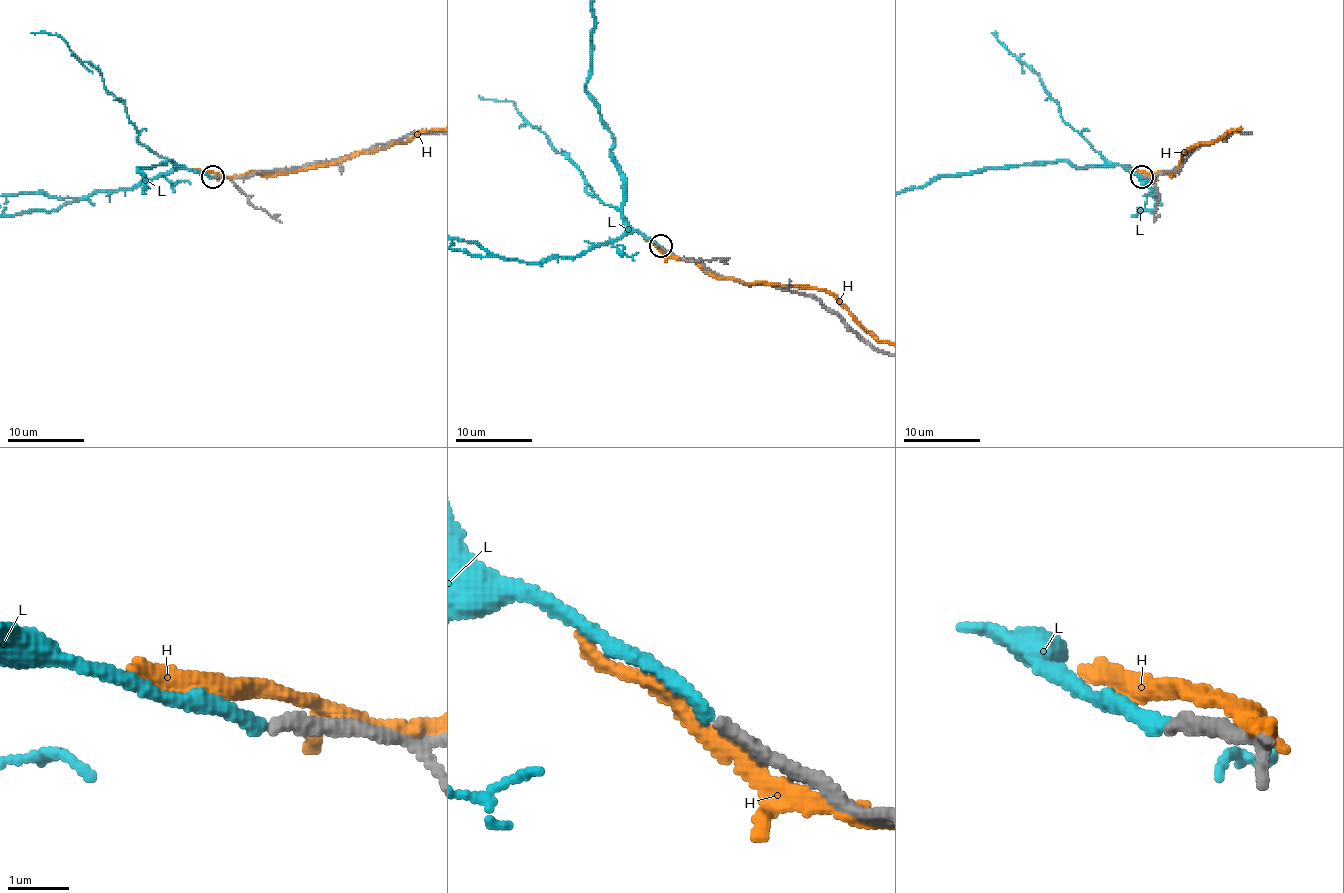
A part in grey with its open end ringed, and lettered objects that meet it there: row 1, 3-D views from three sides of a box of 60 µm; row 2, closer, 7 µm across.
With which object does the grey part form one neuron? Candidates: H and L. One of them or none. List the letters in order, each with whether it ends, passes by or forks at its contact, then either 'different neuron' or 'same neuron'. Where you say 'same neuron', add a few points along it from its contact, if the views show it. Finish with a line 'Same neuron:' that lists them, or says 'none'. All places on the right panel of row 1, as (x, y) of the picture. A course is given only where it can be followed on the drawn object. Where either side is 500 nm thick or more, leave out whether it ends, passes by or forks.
H: it forks; different neuron
L: it ends; same neuron
Same neuron: L

